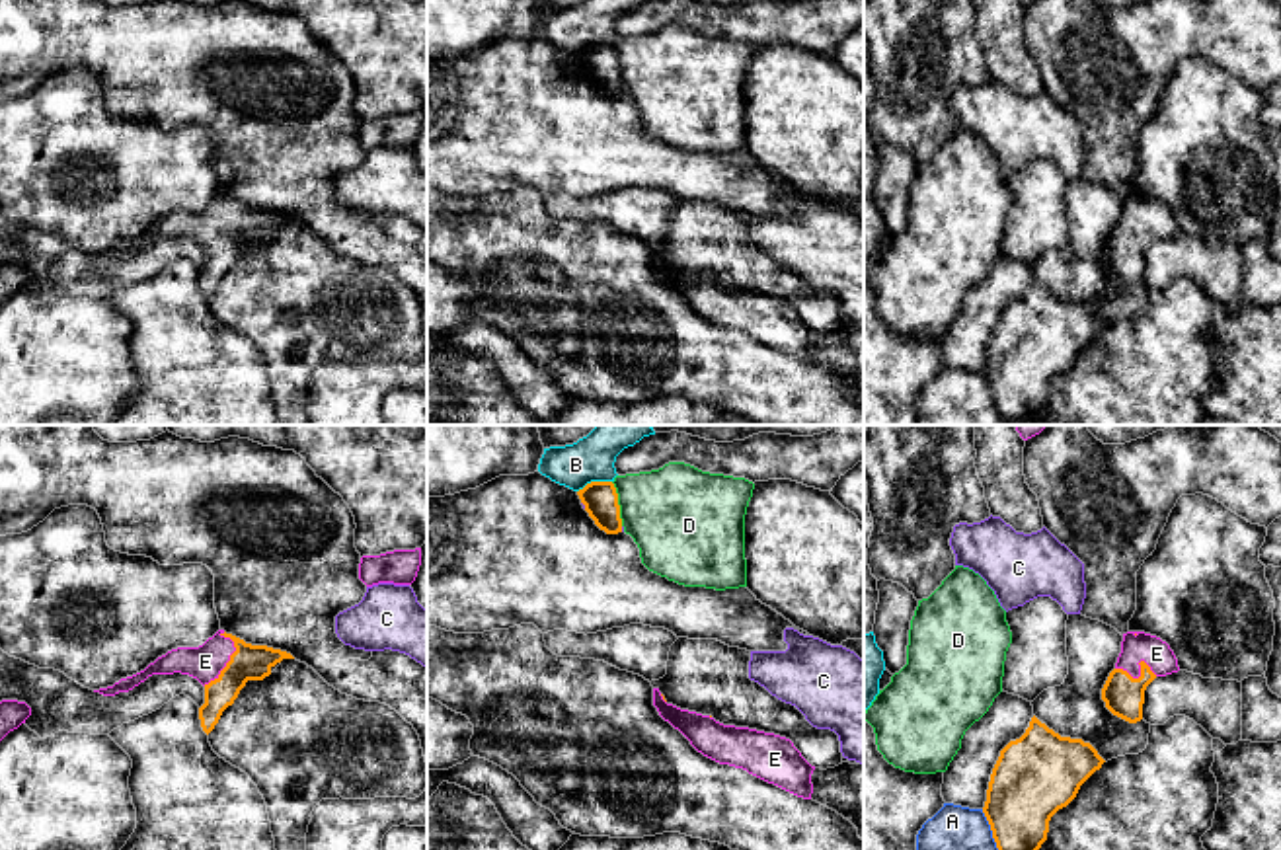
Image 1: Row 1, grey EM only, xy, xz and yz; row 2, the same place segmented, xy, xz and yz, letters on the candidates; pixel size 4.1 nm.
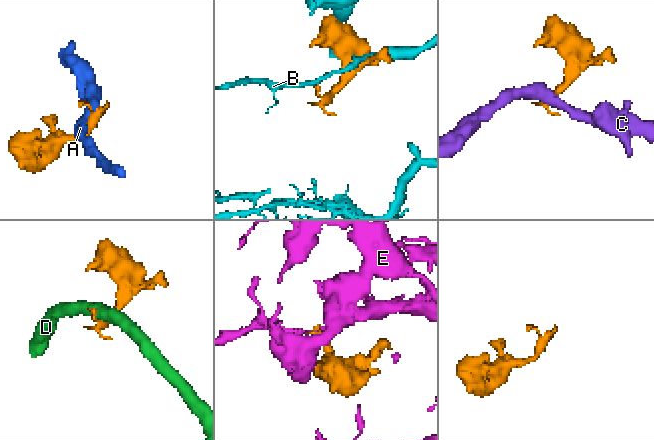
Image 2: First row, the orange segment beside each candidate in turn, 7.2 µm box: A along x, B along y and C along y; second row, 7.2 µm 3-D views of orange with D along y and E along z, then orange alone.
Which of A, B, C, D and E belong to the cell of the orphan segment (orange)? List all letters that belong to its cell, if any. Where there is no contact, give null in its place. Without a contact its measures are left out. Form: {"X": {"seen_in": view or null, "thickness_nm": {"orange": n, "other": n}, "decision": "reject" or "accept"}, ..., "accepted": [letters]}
{"A": {"seen_in": "yz", "thickness_nm": {"orange": 320, "other": 190}, "decision": "reject"}, "B": {"seen_in": "xz", "thickness_nm": {"orange": 140, "other": 190}, "decision": "reject"}, "C": {"seen_in": "xz", "thickness_nm": {"orange": 140, "other": 20}, "decision": "reject"}, "D": {"seen_in": "xz", "thickness_nm": {"orange": 140, "other": 400}, "decision": "reject"}, "E": {"seen_in": "xy", "thickness_nm": {"orange": 150, "other": 140}, "decision": "accept"}, "accepted": ["E"]}

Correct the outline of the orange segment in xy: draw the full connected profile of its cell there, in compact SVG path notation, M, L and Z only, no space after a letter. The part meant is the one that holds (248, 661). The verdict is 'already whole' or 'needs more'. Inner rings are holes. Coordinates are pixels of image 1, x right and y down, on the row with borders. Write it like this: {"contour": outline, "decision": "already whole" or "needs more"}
{"contour": "M218 630L199 647L177 647L150 663L144 671L99 688L103 696L129 692L152 675L189 675L205 686L205 704L199 708L203 731L209 735L222 712L234 704L248 680L263 680L291 653L267 645L252 645Z", "decision": "needs more"}

